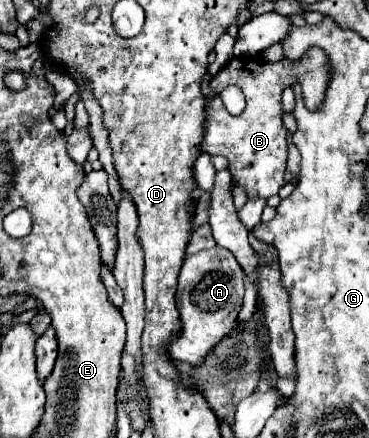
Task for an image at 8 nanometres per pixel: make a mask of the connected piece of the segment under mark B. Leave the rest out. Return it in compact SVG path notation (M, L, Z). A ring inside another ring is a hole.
M307 51L301 61L279 61L279 63L247 63L241 69L235 67L235 59L231 59L219 75L211 81L211 89L215 93L223 91L229 85L235 85L243 91L247 99L247 107L241 115L229 115L223 101L219 97L207 103L207 125L203 151L209 155L223 155L229 161L229 171L233 175L233 183L247 189L249 197L271 197L277 195L285 185L283 173L287 163L287 129L281 121L281 93L285 87L291 87L293 81L299 81L302 87L303 100L309 111L321 109L325 101L325 91L331 81L331 65L325 51Z

